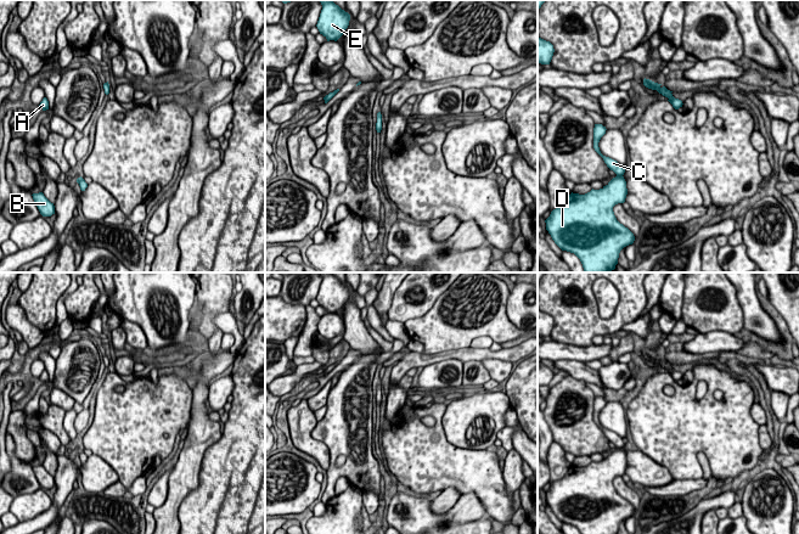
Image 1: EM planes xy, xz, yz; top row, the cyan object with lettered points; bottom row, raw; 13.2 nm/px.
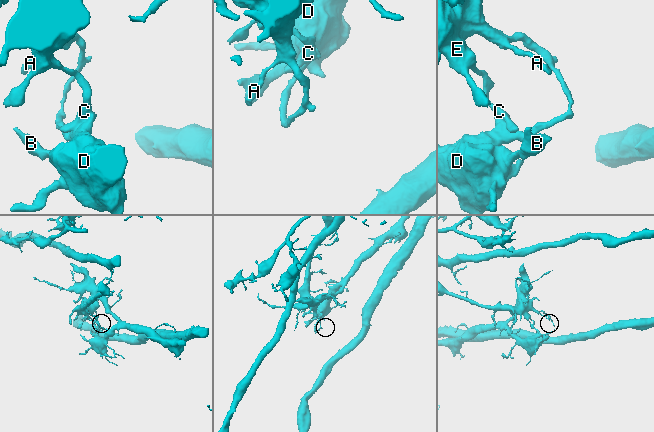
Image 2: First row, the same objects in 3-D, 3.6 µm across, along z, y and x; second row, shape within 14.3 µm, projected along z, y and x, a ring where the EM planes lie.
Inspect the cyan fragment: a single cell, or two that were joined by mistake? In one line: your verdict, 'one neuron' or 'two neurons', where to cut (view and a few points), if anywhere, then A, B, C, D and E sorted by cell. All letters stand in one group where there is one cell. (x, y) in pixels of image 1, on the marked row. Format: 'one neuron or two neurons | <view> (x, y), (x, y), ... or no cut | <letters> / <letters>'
two neurons | yz (617, 174), (622, 176) | A C E / B D

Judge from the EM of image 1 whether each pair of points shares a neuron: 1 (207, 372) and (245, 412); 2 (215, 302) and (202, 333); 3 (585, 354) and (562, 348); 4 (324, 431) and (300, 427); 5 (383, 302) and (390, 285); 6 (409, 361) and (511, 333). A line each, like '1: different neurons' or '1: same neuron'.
1: different neurons
2: same neuron
3: same neuron
4: different neurons
5: same neuron
6: different neurons

